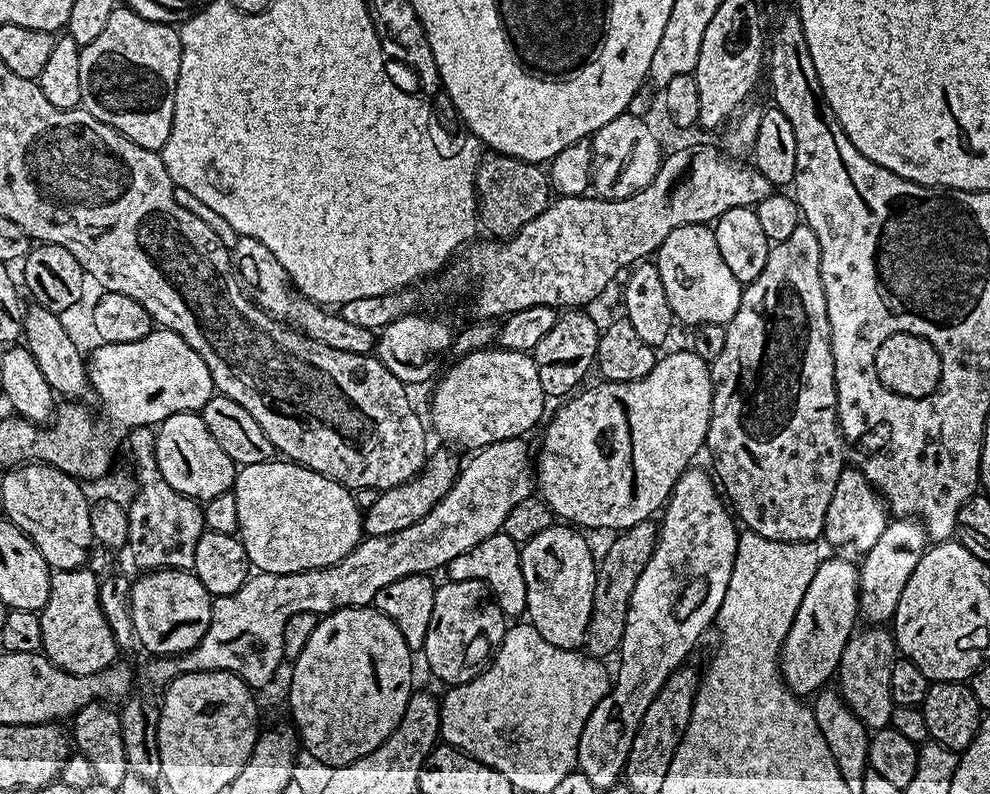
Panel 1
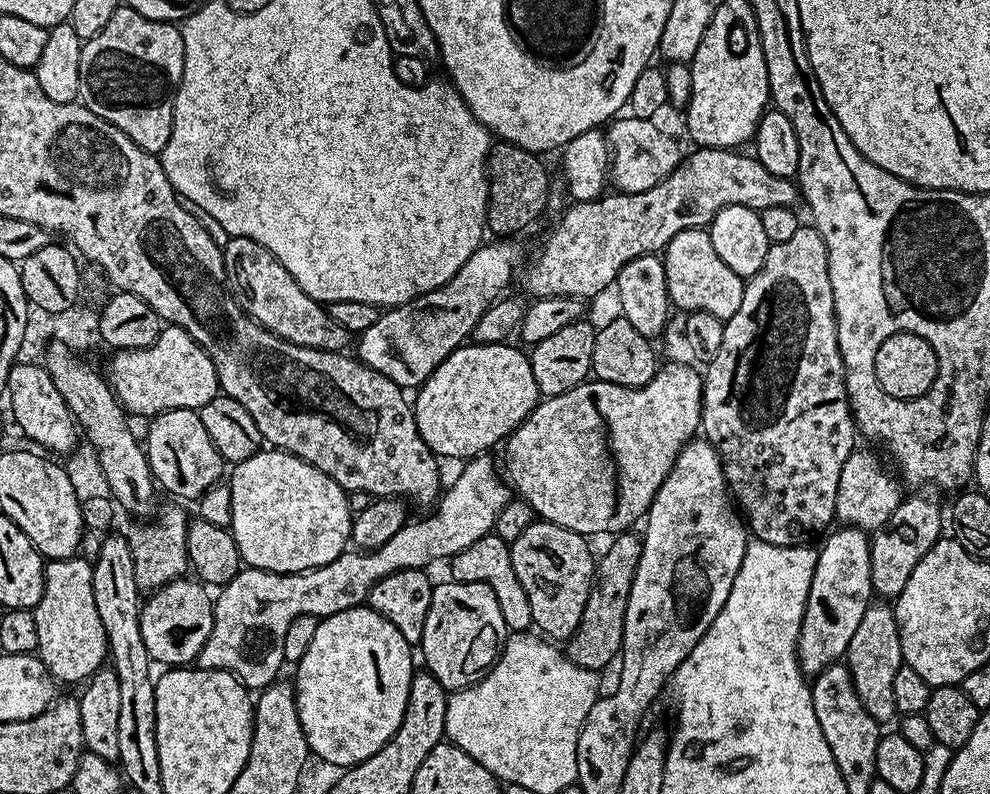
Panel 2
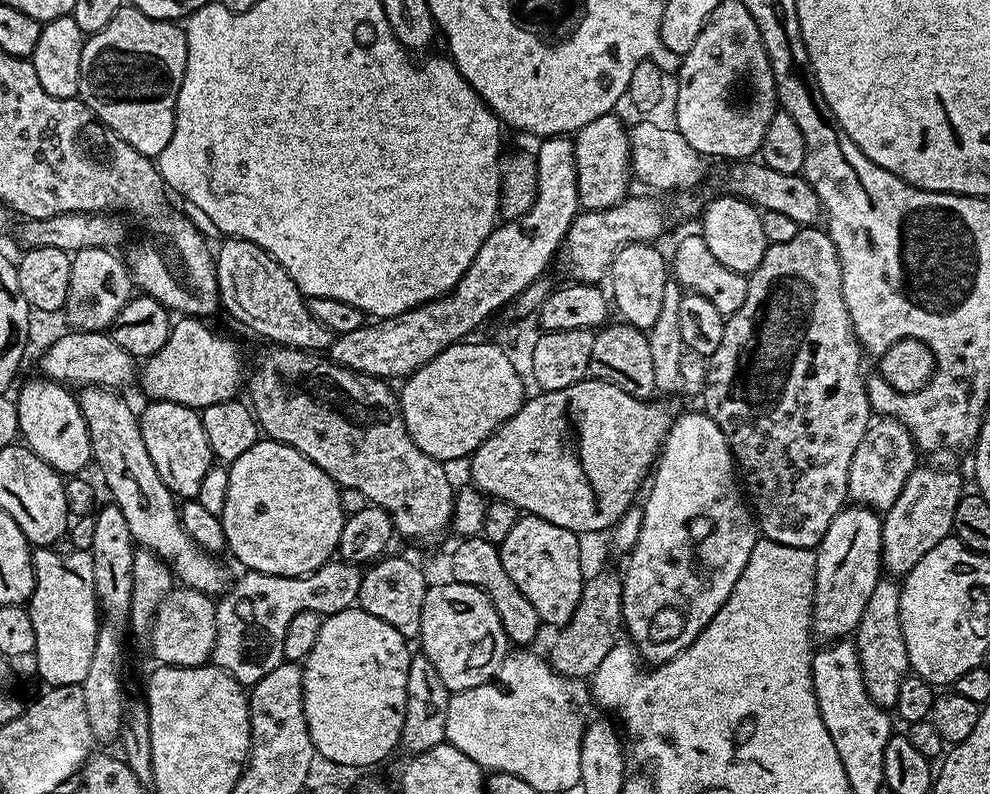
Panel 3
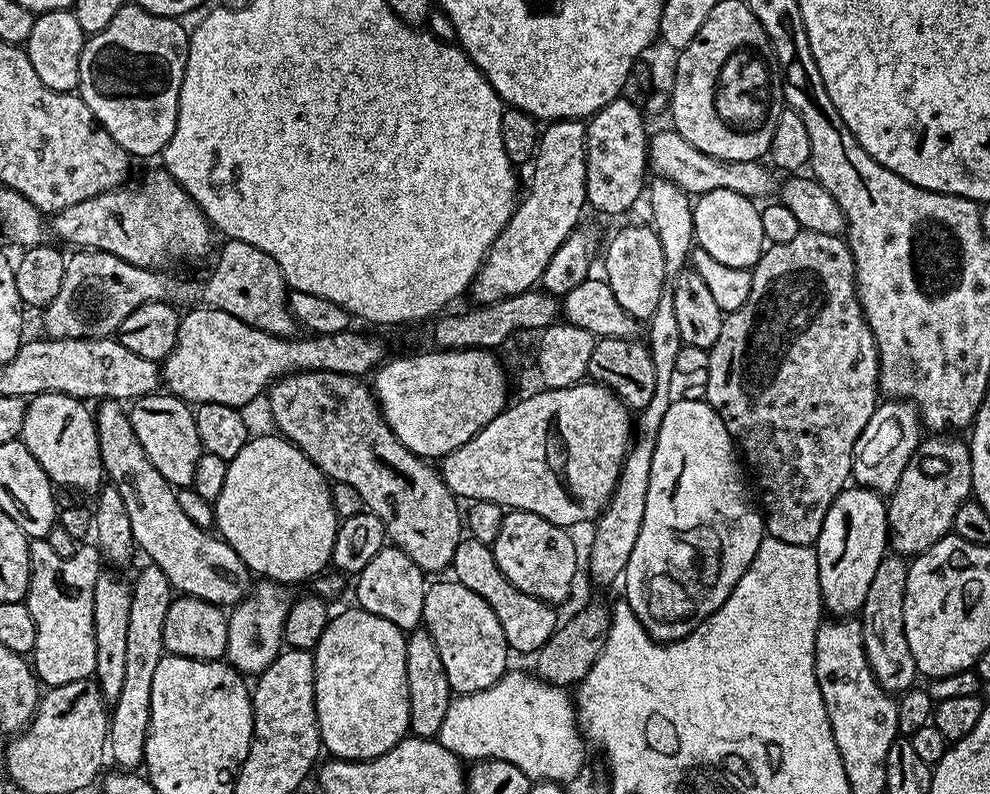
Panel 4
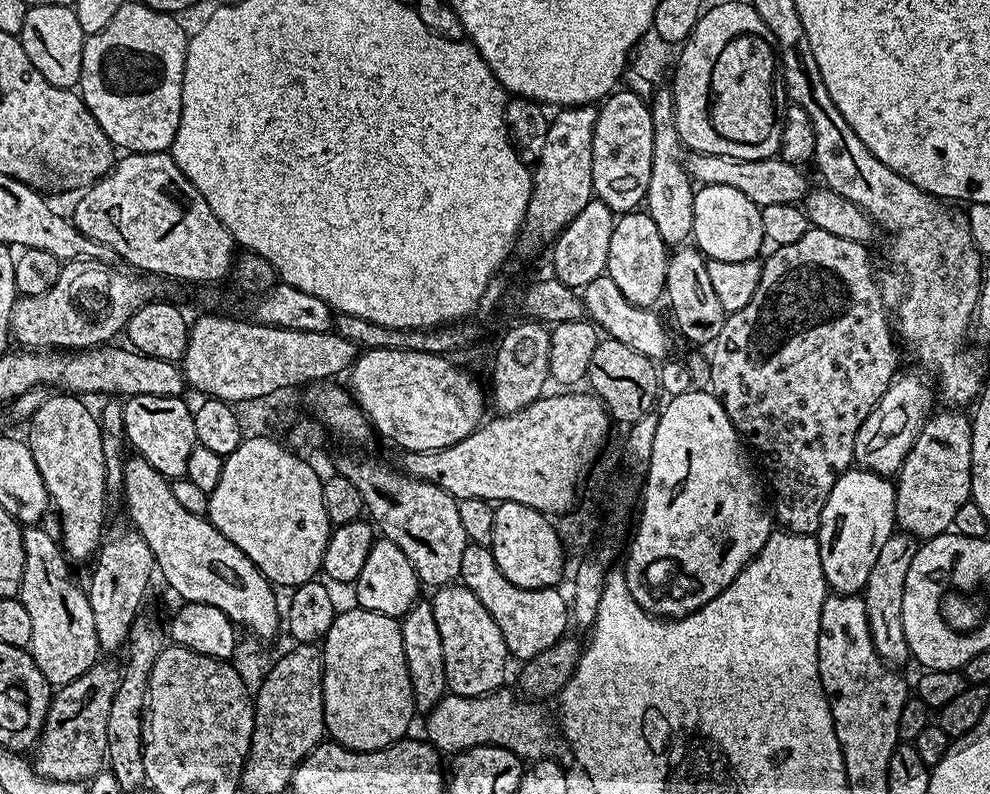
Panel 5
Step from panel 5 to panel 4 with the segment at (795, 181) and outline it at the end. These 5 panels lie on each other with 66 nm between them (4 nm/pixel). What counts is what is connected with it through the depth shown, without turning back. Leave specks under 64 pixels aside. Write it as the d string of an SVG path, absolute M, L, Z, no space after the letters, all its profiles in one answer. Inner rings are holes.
M674 130L651 133L648 141L648 162L651 171L657 177L676 183L693 197L706 194L710 190L734 190L743 196L761 198L777 191L778 180L775 180L773 169L760 160L723 160L710 154L702 154L698 146L690 146L682 134Z

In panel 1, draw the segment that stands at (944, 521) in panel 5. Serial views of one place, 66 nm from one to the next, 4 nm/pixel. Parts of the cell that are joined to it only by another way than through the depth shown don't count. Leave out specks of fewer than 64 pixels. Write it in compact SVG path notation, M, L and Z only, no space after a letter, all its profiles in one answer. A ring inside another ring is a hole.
M896 518L888 523L886 530L870 546L868 552L863 553L859 561L860 570L860 616L869 625L884 626L891 621L892 615L898 610L898 598L902 598L902 590L906 590L906 582L910 582L910 574L914 566L922 558L922 554L929 547L928 533L924 525L916 518Z

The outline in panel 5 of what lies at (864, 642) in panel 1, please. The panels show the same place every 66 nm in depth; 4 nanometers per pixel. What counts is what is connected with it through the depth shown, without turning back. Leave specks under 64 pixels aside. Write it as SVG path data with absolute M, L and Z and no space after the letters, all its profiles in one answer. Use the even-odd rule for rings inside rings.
M899 530L893 531L892 536L882 542L882 551L874 558L870 578L862 593L874 650L889 666L901 666L910 660L906 630L902 630L902 594L906 594L906 574L910 571L910 562L914 562L917 547L917 537Z

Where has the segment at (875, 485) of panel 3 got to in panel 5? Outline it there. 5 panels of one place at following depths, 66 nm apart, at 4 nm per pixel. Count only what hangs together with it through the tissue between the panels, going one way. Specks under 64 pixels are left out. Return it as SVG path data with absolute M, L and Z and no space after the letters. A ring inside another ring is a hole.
M900 374L893 379L892 385L886 390L886 394L882 394L882 398L874 406L866 422L862 422L856 435L852 459L859 467L867 468L869 472L876 472L880 476L889 478L899 473L906 454L910 454L922 430L925 419L933 415L934 388L931 383L929 384L920 376Z

